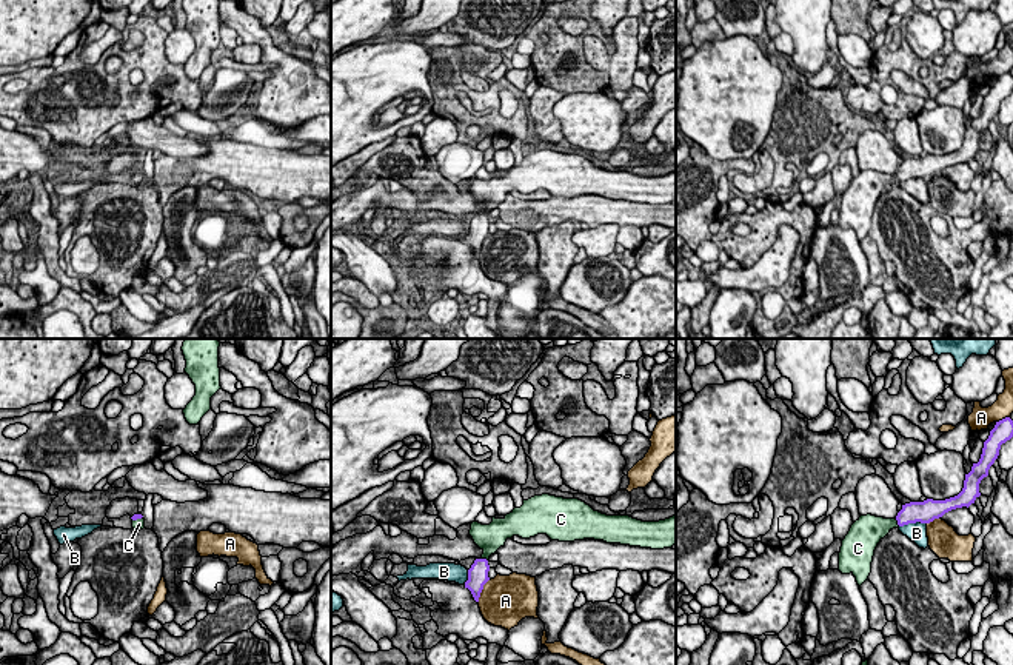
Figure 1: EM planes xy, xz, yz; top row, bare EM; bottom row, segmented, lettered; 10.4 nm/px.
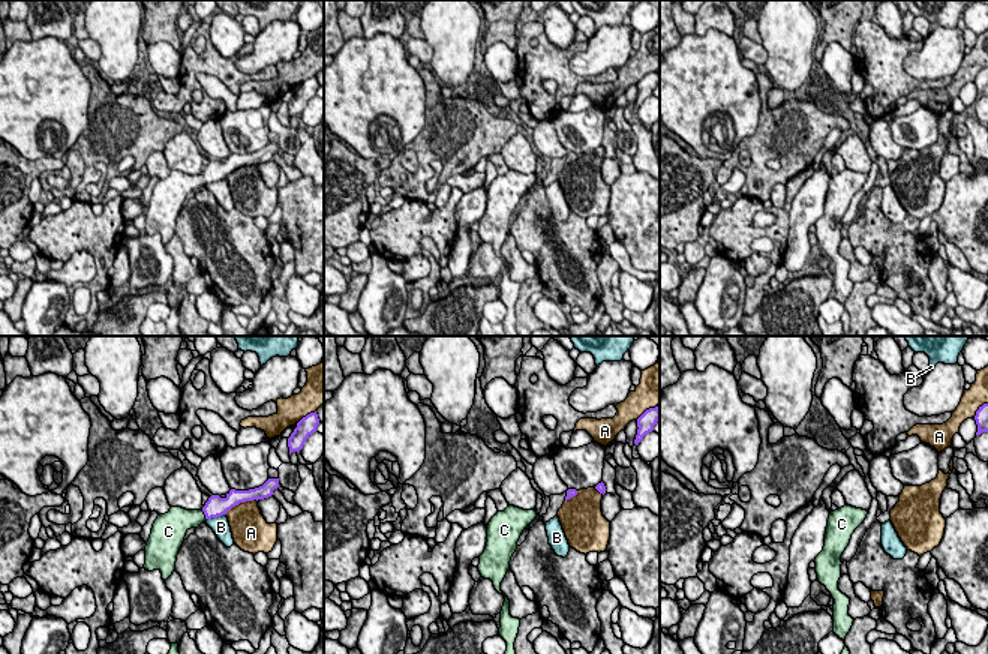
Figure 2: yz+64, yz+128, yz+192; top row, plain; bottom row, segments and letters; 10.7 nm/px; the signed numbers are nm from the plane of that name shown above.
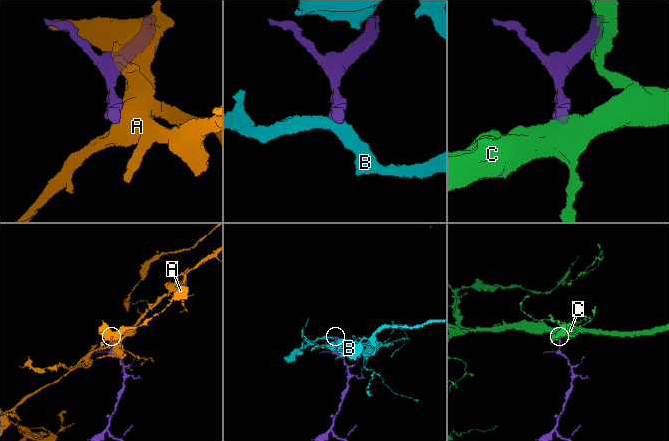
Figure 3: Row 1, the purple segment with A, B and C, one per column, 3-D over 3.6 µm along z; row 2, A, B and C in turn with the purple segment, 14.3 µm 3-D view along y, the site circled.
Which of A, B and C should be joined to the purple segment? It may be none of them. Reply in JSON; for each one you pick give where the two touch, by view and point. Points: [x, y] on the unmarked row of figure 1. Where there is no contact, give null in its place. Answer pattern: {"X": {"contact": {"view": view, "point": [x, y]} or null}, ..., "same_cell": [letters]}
{"C": {"contact": {"view": "xz", "point": [484, 214]}}, "same_cell": ["C"]}

